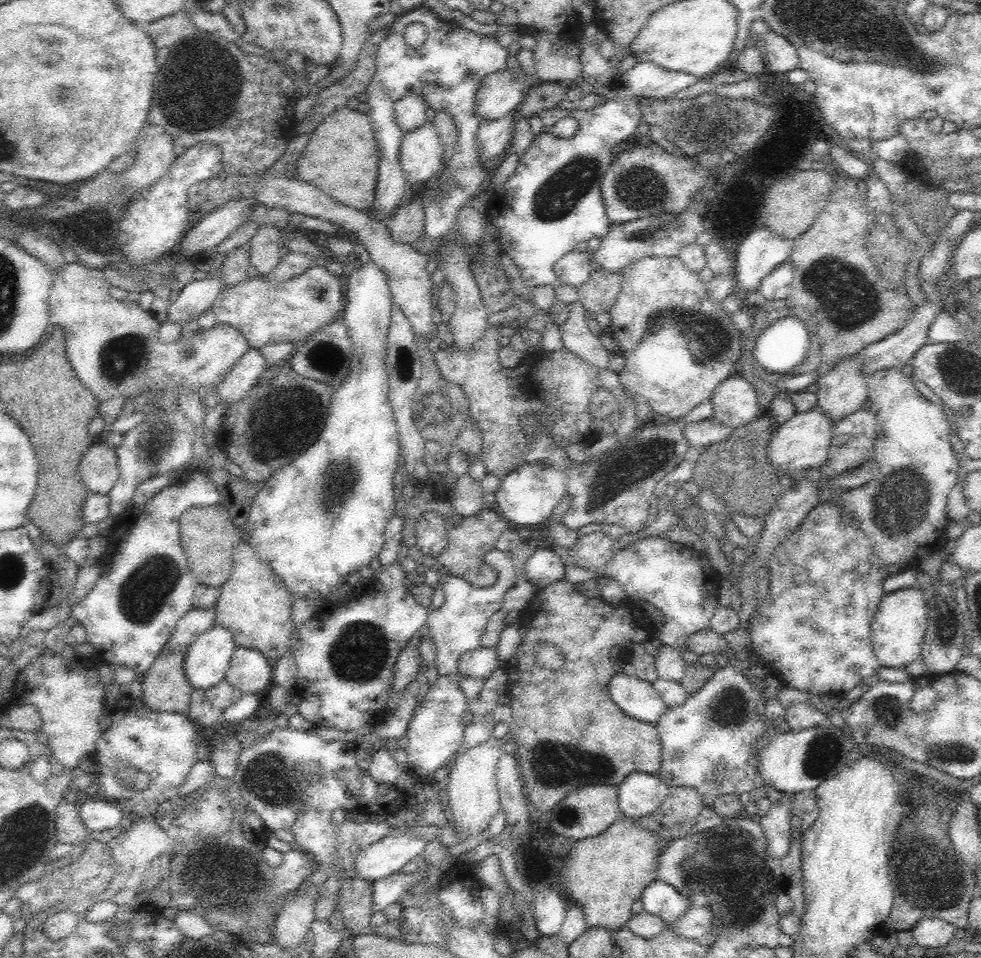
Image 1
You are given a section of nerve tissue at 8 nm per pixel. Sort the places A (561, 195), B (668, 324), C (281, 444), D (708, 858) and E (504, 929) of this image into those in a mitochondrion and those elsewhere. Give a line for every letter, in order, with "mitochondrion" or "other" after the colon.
A: mitochondrion
B: mitochondrion
C: other
D: mitochondrion
E: other

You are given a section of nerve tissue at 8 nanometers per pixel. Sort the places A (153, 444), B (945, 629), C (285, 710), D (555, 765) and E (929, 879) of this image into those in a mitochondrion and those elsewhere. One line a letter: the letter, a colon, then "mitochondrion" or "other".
A: mitochondrion
B: mitochondrion
C: other
D: mitochondrion
E: mitochondrion

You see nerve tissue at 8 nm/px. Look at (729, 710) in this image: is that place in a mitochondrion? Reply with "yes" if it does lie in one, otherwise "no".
yes

